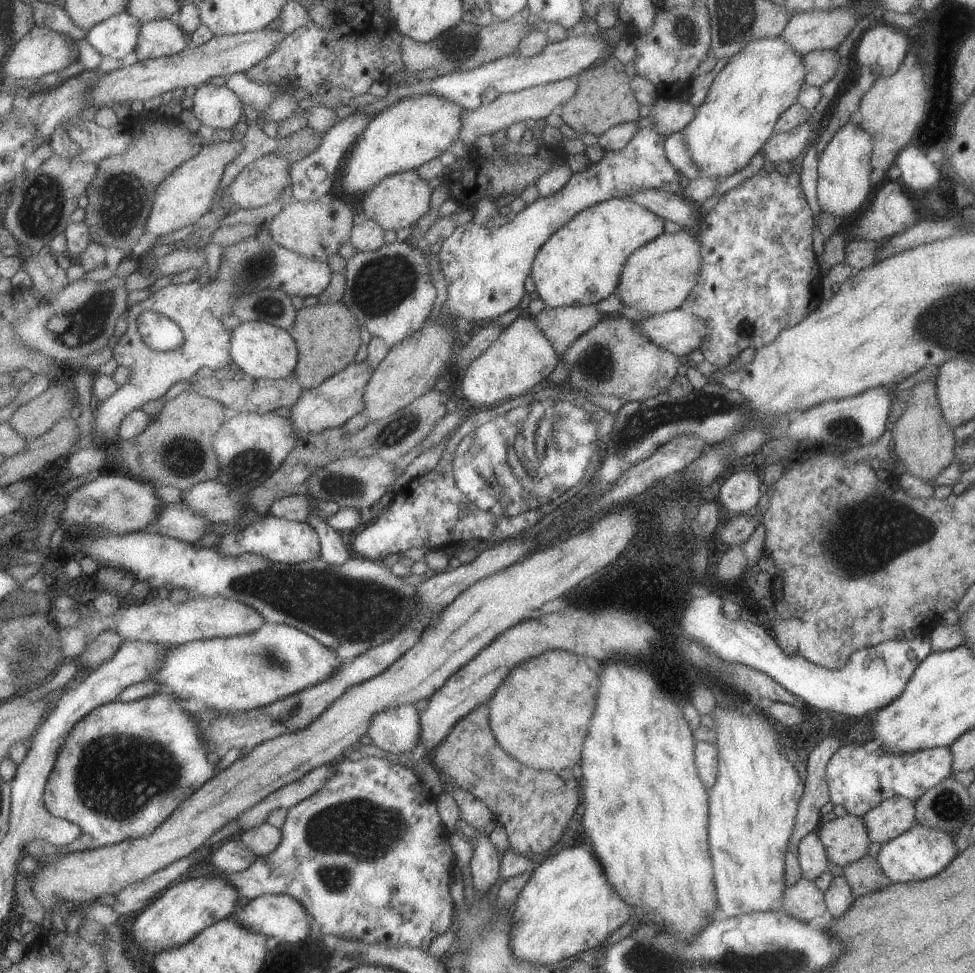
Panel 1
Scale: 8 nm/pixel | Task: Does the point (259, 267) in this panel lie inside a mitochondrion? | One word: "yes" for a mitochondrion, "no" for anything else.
yes

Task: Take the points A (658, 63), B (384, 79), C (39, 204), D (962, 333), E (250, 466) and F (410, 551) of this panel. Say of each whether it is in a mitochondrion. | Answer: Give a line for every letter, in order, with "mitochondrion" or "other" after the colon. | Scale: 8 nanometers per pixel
A: other
B: other
C: mitochondrion
D: mitochondrion
E: mitochondrion
F: other

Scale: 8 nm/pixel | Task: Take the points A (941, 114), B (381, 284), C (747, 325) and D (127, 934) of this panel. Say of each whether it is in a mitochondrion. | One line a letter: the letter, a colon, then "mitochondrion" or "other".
A: other
B: mitochondrion
C: mitochondrion
D: other

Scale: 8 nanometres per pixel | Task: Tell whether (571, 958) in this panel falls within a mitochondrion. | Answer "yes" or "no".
no

